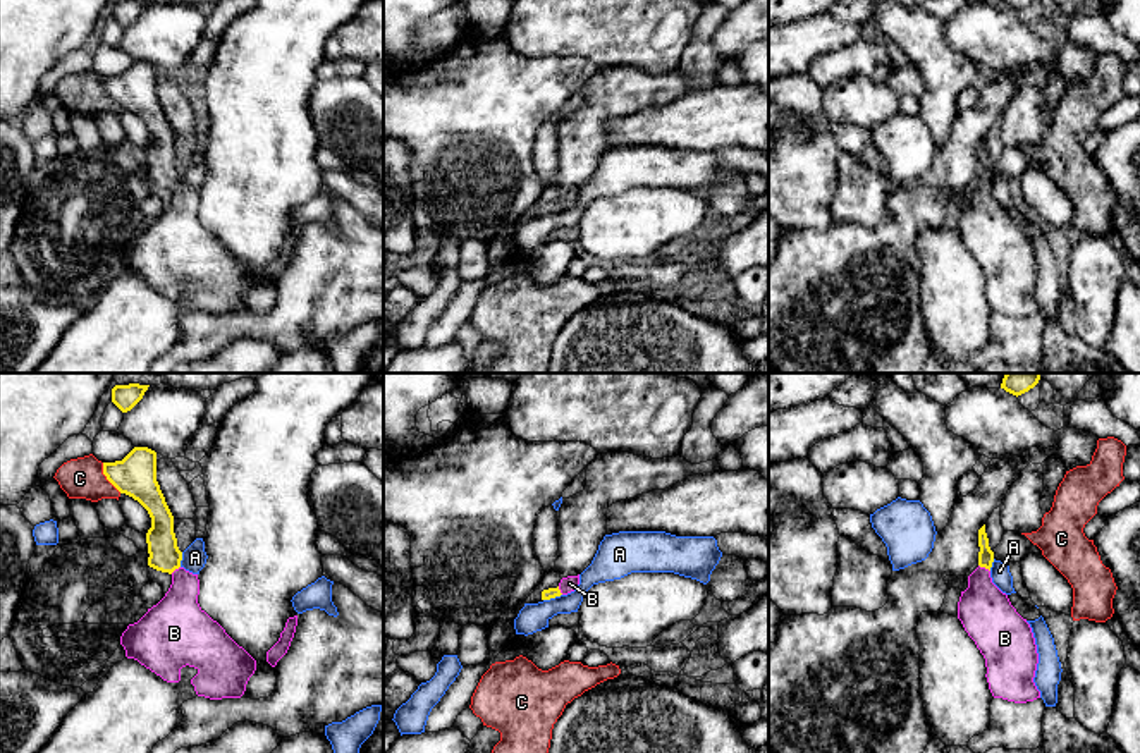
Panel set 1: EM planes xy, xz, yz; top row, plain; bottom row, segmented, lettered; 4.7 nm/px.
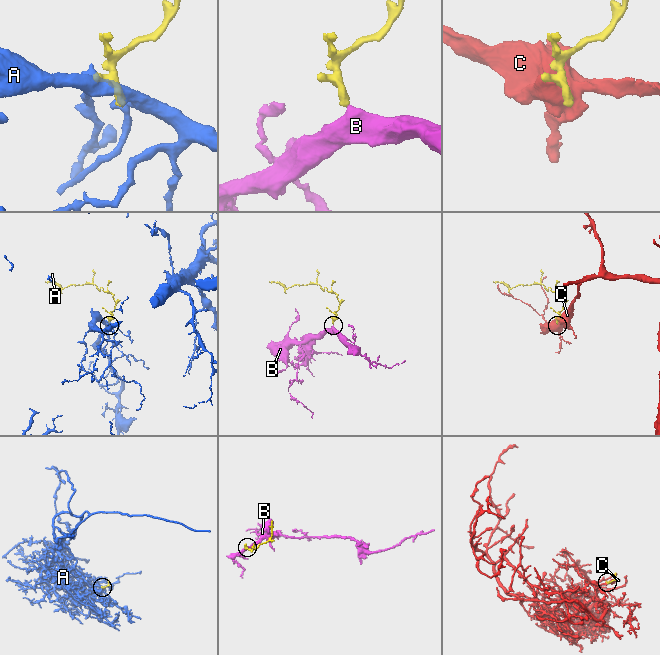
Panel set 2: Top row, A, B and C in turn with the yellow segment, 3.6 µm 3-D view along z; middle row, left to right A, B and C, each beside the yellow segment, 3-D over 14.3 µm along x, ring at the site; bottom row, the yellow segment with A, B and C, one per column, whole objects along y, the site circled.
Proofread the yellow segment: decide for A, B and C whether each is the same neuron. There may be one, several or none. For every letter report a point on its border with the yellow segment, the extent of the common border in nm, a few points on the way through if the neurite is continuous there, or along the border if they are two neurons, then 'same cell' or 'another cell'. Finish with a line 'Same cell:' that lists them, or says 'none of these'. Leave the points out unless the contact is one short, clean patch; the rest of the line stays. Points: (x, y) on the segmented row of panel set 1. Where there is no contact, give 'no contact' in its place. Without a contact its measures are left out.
A: contact xz (552, 597); length 90 nm; border xz (561, 593), (544, 600); another cell
B: contact yz (984, 566); length 70 nm; way yz (986, 556), (984, 566), (986, 612); same cell
C: contact xy (107, 478); length 170 nm; another cell
Same cell: B

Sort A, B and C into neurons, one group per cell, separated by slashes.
A / B / C

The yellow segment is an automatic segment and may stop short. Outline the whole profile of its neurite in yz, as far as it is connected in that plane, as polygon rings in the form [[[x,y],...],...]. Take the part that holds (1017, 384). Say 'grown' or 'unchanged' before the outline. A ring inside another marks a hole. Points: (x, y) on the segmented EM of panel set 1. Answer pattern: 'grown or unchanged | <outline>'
unchanged | [[[1006,373],[1001,389],[1018,397],[1033,389],[1039,380],[1040,373]]]

